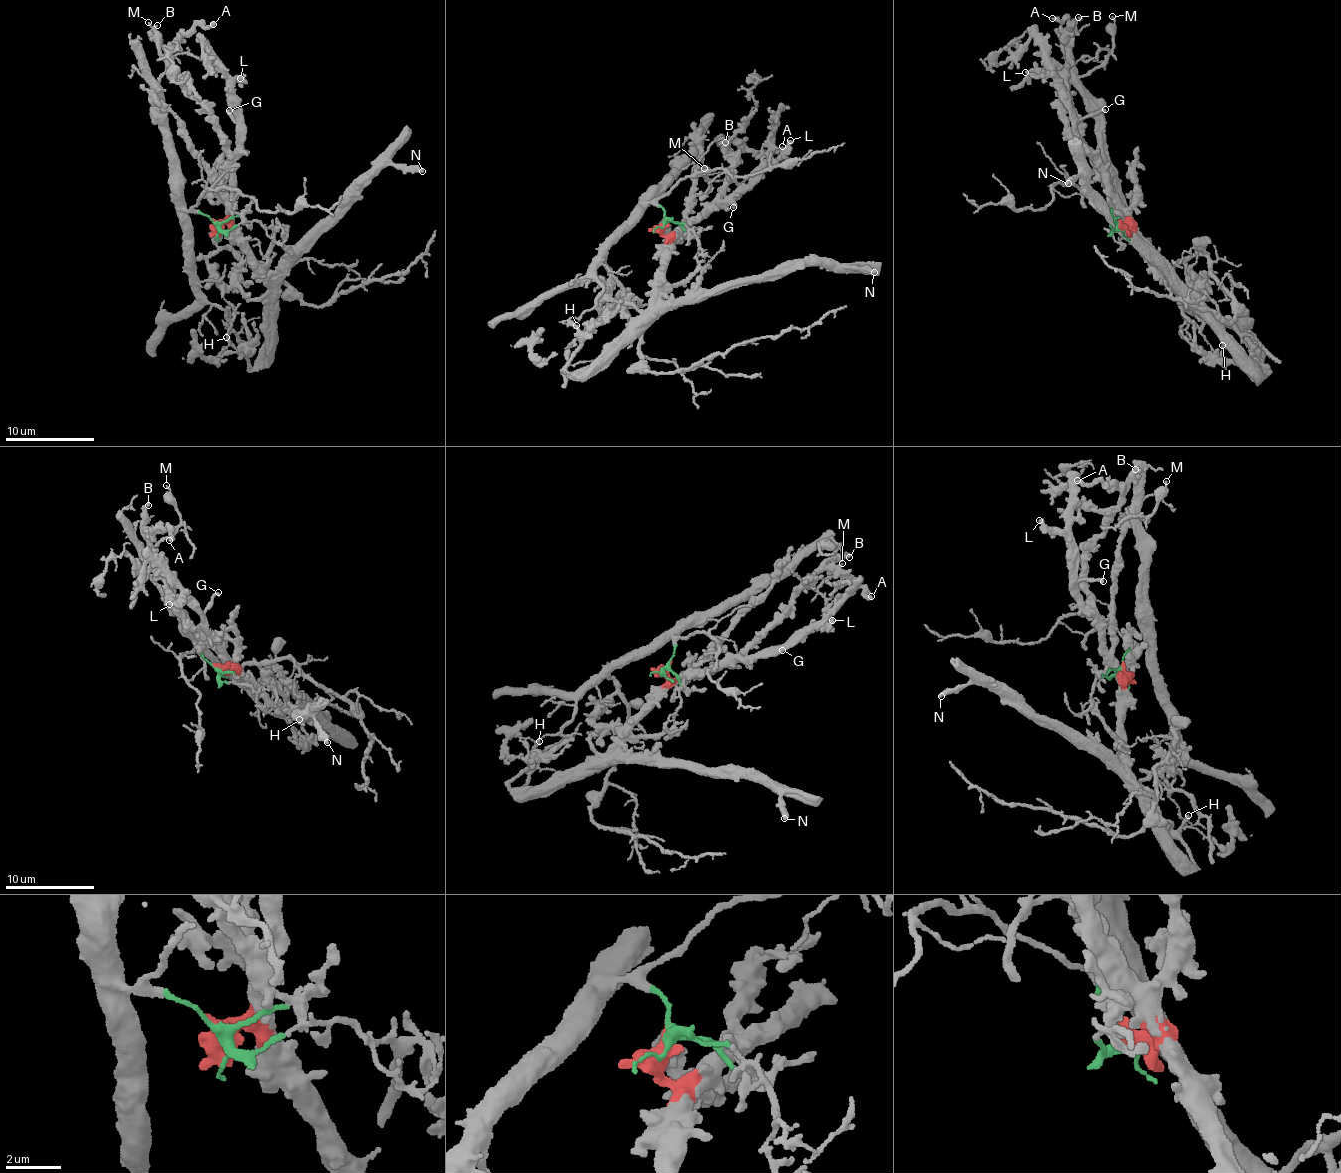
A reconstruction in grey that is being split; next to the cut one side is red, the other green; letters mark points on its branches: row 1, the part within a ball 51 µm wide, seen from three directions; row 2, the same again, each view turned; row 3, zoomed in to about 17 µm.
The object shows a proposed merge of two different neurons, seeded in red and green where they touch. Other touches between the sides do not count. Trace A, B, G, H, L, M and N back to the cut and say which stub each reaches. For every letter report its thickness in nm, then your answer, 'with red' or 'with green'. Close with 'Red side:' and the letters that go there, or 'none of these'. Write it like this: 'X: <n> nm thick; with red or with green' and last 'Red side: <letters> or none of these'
A: 320 nm thick; with red
B: 200 nm thick; with red
G: 200 nm thick; with red
H: 240 nm thick; with red
L: 260 nm thick; with red
M: 120 nm thick; with green
N: 400 nm thick; with red
Red side: A, B, G, H, L, N

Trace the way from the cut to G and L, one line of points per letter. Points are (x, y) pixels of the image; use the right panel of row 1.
G: (1118, 225), (1129, 226), (1130, 219), (1109, 191), (1106, 167), (1076, 129), (1083, 118), (1105, 109)
L: (1118, 225), (1129, 226), (1130, 219), (1109, 191), (1106, 167), (1079, 138), (1070, 96), (1052, 76), (1025, 72)

